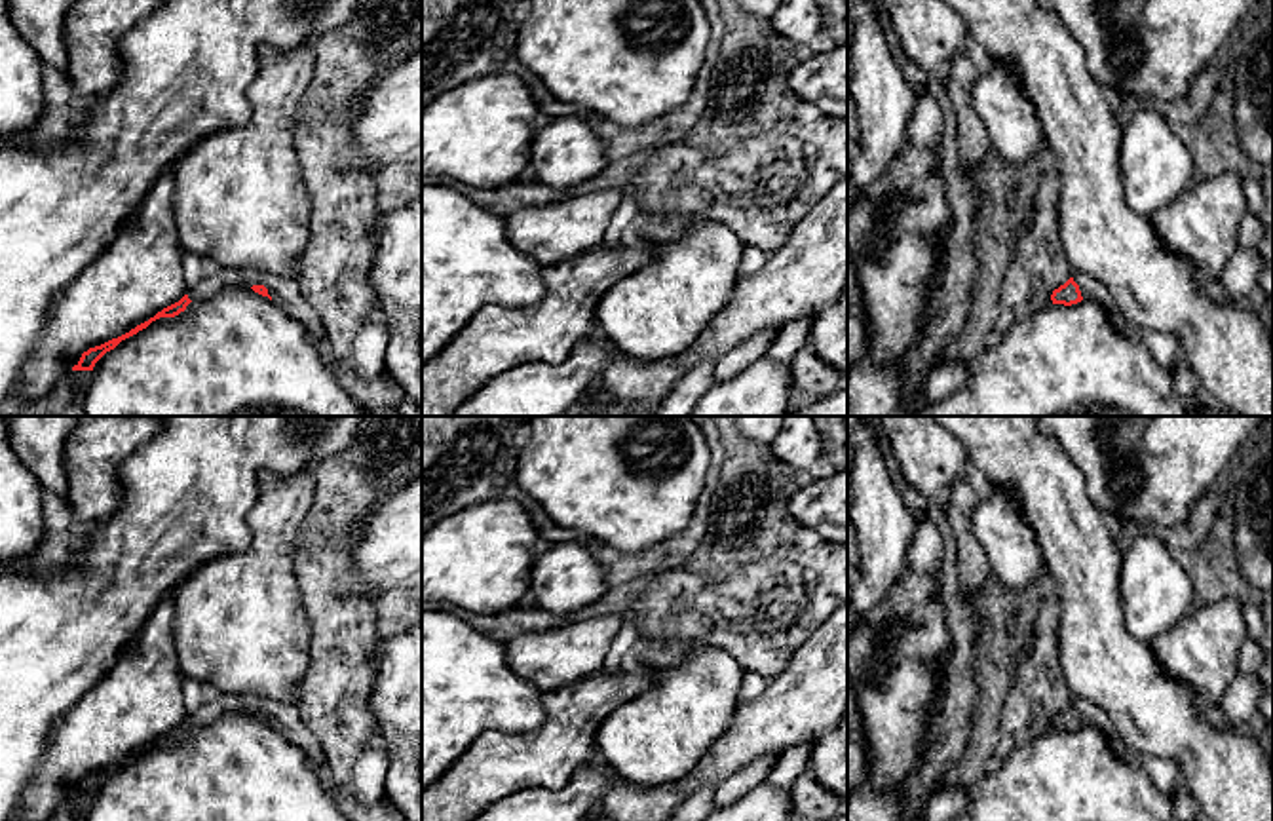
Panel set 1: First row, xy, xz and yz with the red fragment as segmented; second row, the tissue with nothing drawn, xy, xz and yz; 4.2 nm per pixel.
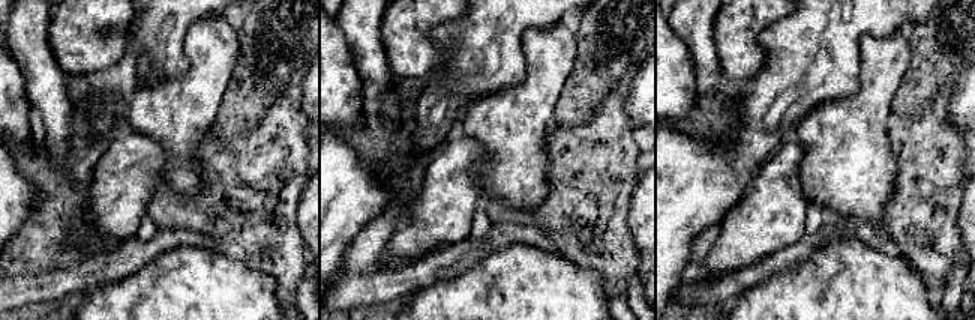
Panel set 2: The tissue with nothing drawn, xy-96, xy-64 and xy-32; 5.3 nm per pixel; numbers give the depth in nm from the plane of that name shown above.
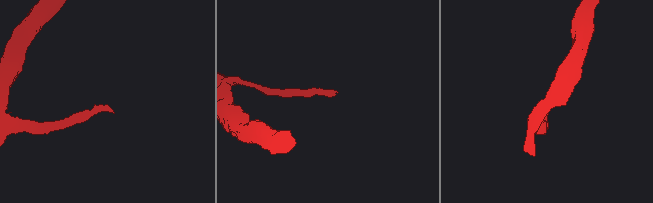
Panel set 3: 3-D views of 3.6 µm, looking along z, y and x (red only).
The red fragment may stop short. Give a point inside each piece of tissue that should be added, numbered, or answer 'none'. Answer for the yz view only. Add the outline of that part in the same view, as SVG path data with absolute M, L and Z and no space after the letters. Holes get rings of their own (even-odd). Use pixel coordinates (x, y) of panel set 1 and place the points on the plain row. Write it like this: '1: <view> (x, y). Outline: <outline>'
1: yz (1089, 713). Outline: M1074 699L1072 703L1079 711L1081 722L1096 726L1106 735L1112 751L1117 756L1127 758L1127 747L1123 745L1121 737L1113 730L1108 715L1098 705L1087 699Z

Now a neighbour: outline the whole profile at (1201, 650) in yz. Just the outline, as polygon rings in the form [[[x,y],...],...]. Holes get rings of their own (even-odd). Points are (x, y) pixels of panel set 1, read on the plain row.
[[[1222,599],[1193,606],[1150,646],[1163,671],[1188,686],[1197,707],[1218,707],[1239,675],[1239,650],[1246,640],[1243,604]]]

